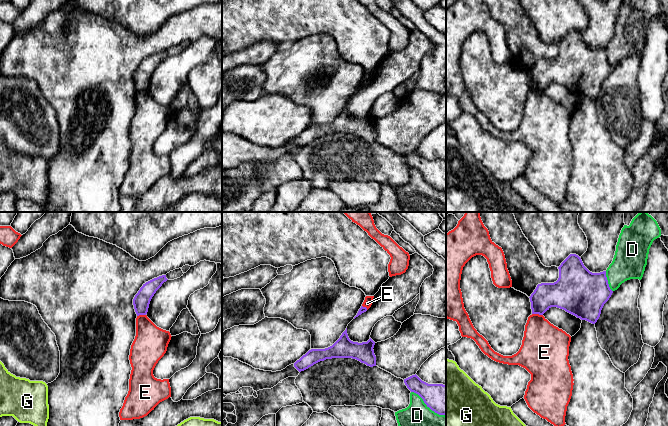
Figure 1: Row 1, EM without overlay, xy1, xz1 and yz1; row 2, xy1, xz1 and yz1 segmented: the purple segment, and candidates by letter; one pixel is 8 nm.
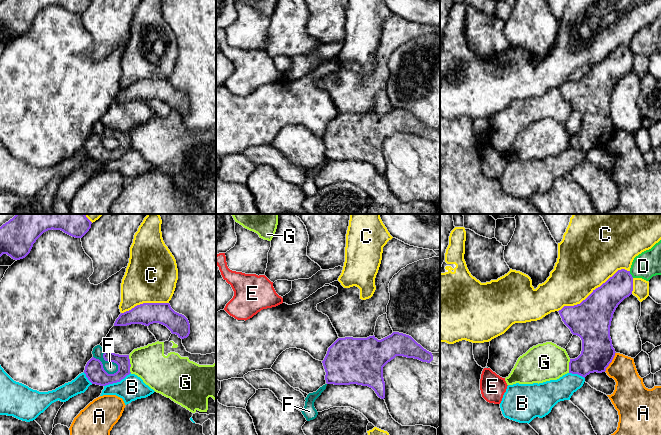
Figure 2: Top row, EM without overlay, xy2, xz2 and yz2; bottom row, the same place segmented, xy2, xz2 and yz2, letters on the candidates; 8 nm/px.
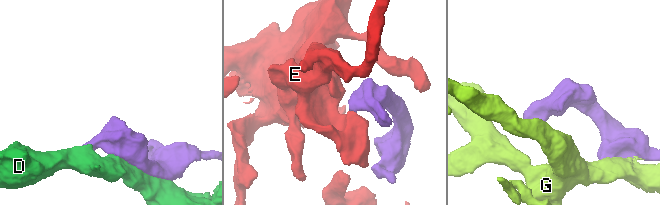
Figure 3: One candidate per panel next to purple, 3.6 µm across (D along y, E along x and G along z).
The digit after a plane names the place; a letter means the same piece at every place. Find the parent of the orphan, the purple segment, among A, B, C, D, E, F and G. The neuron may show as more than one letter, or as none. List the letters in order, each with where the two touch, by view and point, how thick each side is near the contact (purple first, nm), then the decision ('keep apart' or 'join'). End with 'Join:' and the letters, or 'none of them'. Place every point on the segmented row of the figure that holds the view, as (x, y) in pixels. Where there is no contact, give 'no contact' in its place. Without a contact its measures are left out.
A: meets purple in yz2 at (611, 361); 260 nm thick on the purple side, 220 nm on the other; keep apart
B: meets purple in xy2 at (117, 381); 150 nm thick on the purple side, 200 nm on the other; keep apart
C: meets purple in yz2 at (593, 290); 320 nm thick on the purple side, 460 nm on the other; keep apart
D: meets purple in xz1 at (428, 406); 240 nm thick on the purple side, 190 nm on the other; keep apart
E: meets purple in yz1 at (537, 313); 220 nm thick on the purple side, 340 nm on the other; keep apart
F: meets purple in xy2 at (103, 369); 150 nm thick on the purple side, 100 nm on the other; keep apart
G: meets purple in xy2 at (130, 364); 110 nm thick on the purple side, 280 nm on the other; join
Join: G

